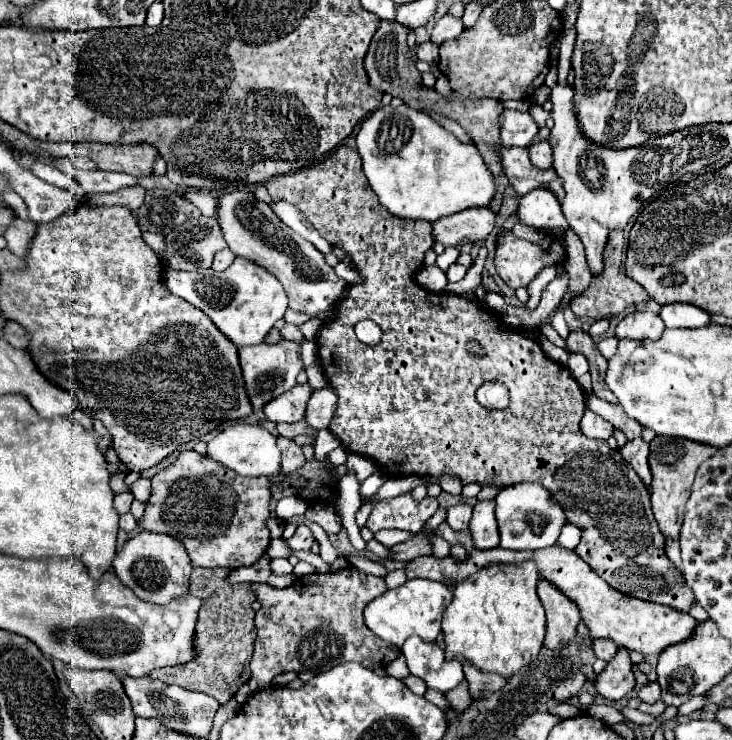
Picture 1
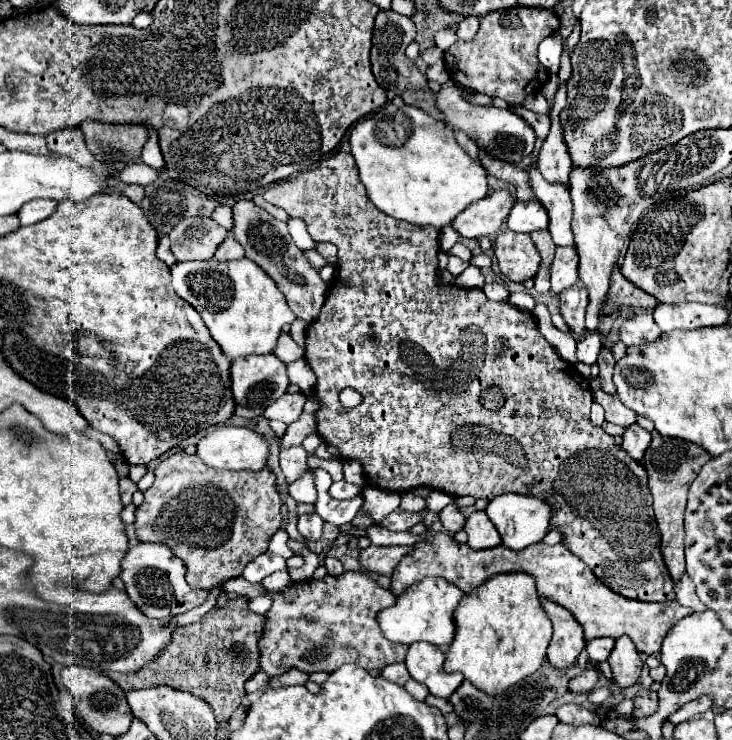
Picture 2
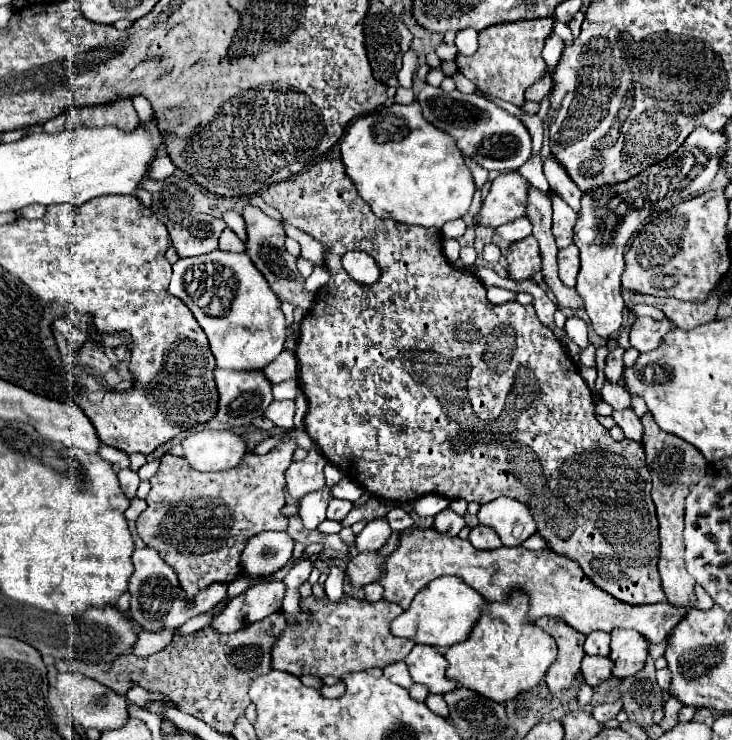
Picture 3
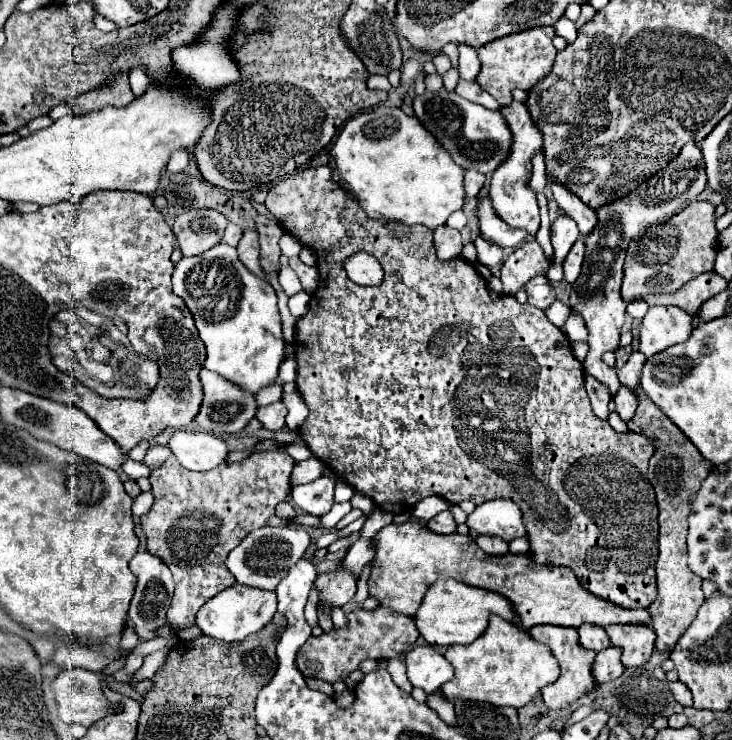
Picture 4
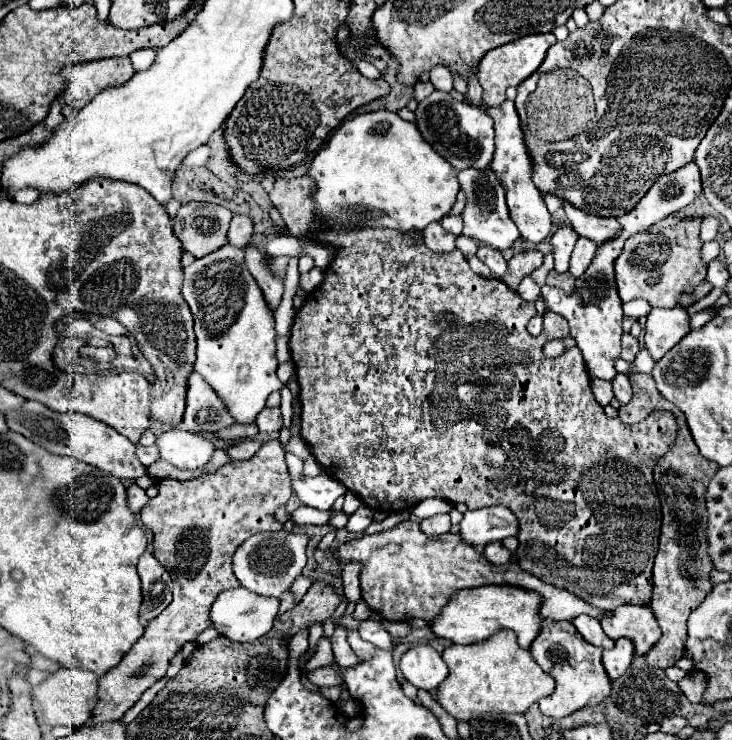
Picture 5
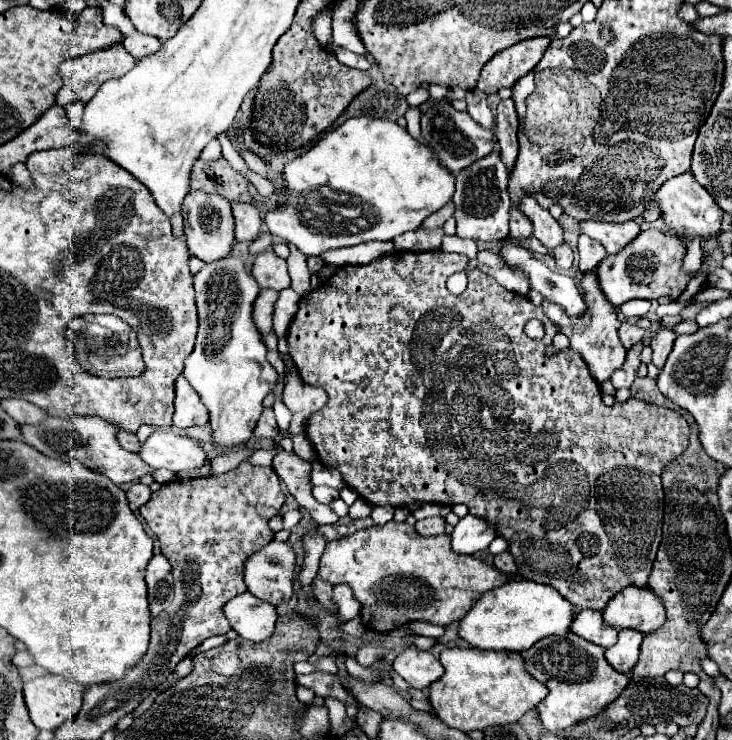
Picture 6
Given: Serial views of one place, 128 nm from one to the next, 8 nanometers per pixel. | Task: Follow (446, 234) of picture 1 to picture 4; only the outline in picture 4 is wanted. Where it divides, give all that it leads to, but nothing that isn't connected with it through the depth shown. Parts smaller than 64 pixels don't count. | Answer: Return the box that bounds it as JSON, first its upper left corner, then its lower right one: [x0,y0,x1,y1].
[490,102,542,236]

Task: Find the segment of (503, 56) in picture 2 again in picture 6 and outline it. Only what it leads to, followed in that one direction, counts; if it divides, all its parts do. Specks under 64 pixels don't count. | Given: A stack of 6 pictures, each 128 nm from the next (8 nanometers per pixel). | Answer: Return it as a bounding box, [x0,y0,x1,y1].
[476,38,552,94]

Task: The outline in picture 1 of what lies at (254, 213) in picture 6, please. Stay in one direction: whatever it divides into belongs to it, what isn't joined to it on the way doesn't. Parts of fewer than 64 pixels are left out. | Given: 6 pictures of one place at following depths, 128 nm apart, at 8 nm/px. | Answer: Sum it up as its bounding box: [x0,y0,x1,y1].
[212,248,236,270]

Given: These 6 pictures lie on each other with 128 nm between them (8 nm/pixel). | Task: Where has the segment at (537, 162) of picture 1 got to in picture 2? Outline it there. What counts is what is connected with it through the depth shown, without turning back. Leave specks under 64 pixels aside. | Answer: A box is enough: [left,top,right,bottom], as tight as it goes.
[538,84,572,186]

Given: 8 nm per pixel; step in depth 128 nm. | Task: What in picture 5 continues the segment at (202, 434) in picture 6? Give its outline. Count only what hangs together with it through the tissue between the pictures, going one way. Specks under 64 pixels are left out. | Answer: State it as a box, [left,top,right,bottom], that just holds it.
[212,424,258,442]

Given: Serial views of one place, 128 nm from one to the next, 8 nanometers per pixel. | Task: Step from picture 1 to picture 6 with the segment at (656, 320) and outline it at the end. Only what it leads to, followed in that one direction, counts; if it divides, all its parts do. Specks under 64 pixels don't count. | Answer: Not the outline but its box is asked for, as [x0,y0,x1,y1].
[650,328,676,370]

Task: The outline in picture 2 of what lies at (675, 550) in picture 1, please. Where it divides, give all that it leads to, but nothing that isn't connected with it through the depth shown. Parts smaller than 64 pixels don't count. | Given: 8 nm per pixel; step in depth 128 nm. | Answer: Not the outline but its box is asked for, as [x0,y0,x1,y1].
[674,576,708,612]

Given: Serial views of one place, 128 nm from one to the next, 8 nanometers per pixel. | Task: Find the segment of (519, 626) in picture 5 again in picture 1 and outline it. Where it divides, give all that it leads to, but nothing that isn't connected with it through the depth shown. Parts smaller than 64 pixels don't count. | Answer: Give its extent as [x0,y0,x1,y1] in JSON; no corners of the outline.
[364,578,454,646]

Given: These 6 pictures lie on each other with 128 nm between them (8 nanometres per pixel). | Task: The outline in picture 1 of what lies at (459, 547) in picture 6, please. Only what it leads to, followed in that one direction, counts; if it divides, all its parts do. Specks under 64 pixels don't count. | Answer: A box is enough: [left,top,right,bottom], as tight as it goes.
[496,484,566,550]

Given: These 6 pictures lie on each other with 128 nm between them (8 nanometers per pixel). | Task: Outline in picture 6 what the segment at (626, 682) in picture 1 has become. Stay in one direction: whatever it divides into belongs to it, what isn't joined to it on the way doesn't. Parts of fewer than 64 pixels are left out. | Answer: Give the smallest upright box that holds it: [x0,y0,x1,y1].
[604,586,666,634]

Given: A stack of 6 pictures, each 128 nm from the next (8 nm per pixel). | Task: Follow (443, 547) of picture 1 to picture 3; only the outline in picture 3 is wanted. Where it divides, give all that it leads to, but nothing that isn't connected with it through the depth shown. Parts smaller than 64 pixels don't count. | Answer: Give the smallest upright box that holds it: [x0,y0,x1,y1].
[354,518,392,552]

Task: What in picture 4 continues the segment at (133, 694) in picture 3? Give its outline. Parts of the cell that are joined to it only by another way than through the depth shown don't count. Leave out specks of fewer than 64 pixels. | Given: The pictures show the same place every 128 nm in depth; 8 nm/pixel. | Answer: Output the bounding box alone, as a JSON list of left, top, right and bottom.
[132,647,171,684]

